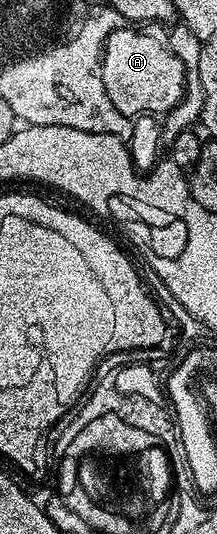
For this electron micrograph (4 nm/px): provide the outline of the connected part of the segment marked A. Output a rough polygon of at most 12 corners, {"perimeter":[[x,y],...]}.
{"perimeter":[[112,33],[104,88],[129,118],[172,112],[180,56],[153,35]]}

